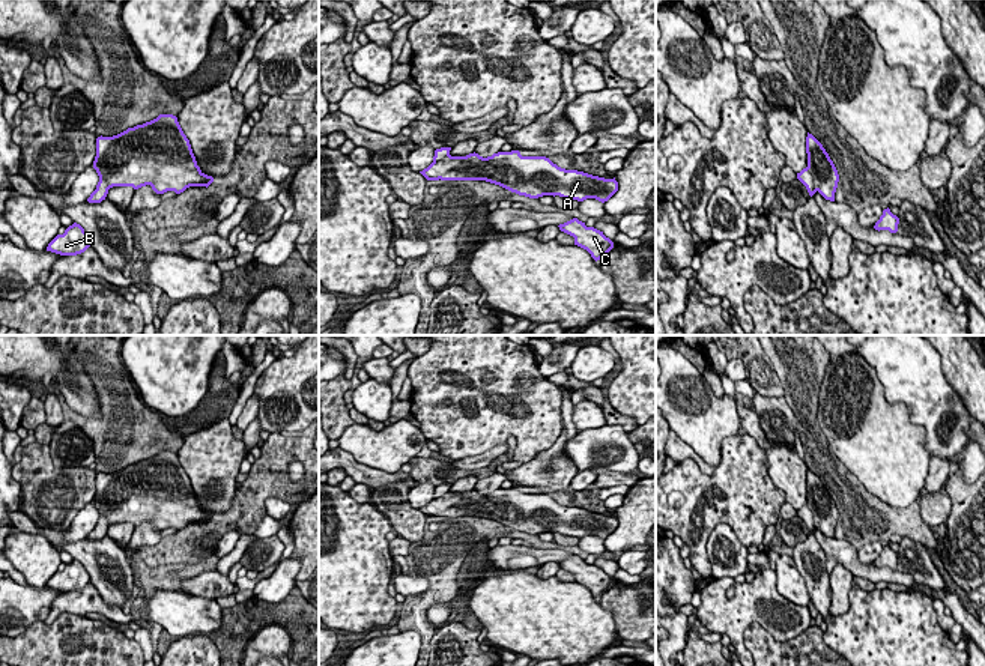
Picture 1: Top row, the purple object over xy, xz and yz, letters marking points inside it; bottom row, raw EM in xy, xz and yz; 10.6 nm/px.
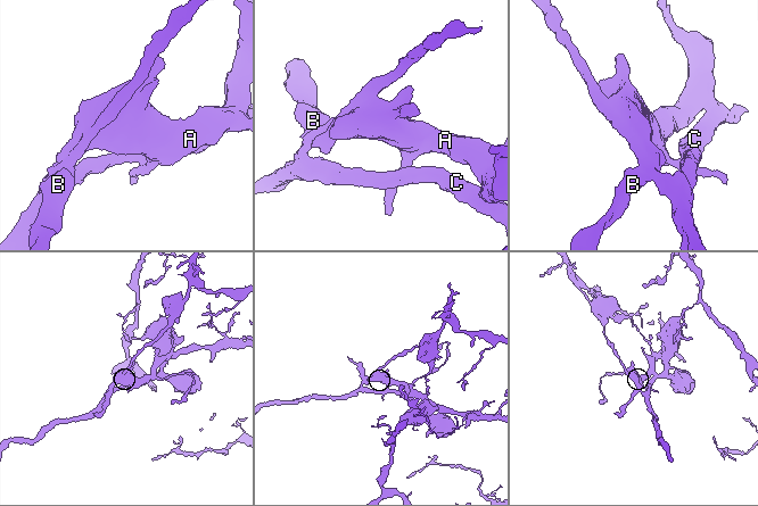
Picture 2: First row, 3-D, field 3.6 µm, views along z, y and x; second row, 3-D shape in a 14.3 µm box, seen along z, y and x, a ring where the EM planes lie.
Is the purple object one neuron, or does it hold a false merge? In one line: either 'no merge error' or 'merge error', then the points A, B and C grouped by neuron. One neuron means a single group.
merge error | A B / C

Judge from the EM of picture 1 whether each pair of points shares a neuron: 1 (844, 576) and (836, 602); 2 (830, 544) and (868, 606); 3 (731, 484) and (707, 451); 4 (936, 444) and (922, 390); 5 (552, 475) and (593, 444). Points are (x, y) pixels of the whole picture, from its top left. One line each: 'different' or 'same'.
1: same
2: different
3: different
4: same
5: different

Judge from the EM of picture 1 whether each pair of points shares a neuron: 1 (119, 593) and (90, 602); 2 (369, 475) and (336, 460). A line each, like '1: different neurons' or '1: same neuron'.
1: different neurons
2: same neuron

